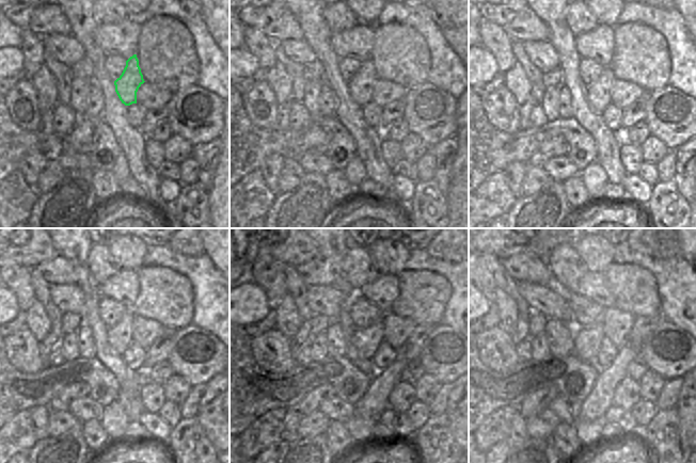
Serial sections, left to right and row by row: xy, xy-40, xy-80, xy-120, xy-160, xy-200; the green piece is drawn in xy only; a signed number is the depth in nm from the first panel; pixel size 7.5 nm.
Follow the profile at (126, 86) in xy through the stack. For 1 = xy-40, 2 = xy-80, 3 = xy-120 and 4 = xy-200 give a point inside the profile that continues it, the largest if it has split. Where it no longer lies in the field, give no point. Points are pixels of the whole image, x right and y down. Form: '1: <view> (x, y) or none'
1: xy-40 (361, 88)
2: xy-80 (599, 93)
3: xy-120 (121, 334)
4: xy-200 (594, 336)

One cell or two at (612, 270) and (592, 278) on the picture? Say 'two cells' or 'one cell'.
two cells

